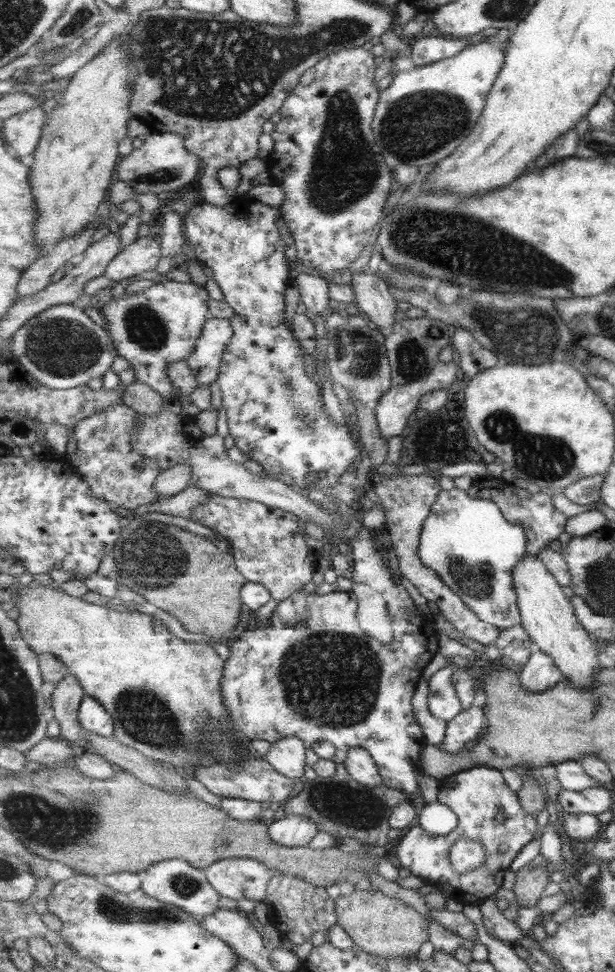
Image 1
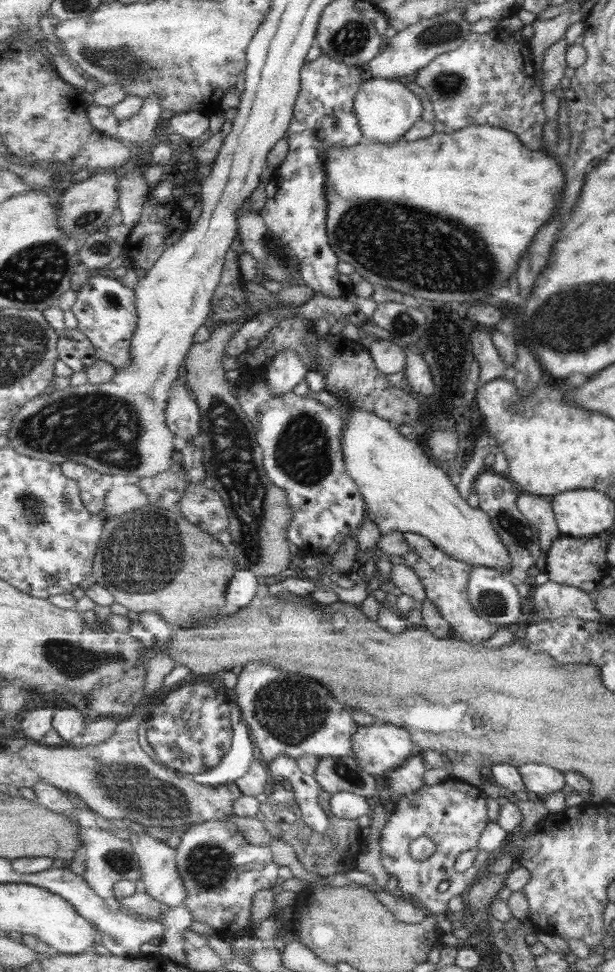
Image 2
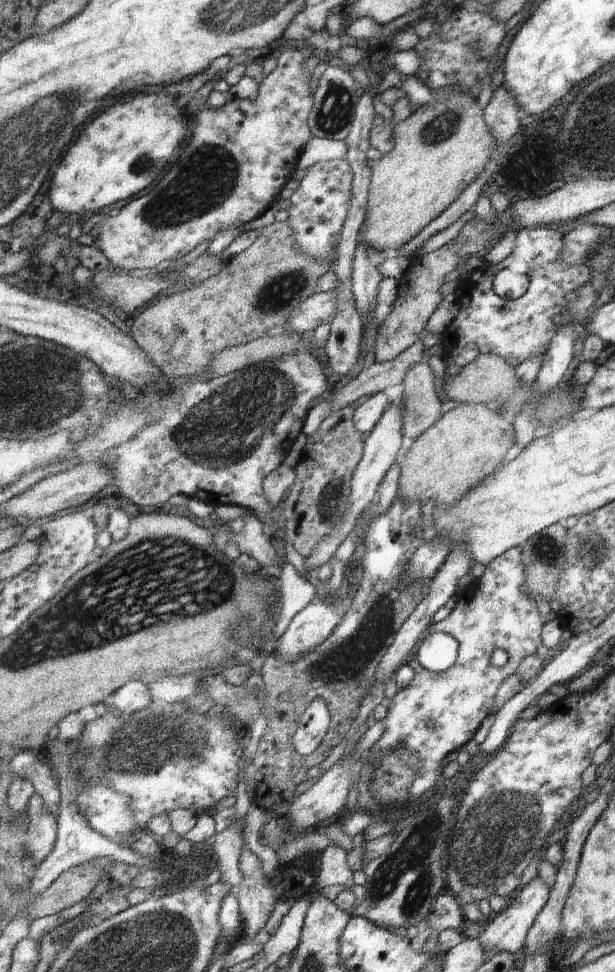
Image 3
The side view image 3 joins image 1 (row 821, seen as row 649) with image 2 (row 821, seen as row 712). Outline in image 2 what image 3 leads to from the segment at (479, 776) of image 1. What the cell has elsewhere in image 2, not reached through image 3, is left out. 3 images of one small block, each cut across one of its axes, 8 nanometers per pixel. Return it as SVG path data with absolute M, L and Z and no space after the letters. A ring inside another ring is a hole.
M449 777L437 785L423 785L418 791L399 795L398 801L394 804L393 810L390 812L387 824L383 827L381 837L381 848L383 851L382 863L389 874L396 876L398 880L398 889L403 890L407 894L411 894L411 898L417 898L427 910L434 913L447 912L449 910L449 901L454 896L461 896L469 890L473 885L482 879L481 871L491 862L492 854L489 851L480 848L480 838L485 827L488 826L489 809L487 806L488 797L481 788L466 784L463 780ZM428 836L436 845L436 851L425 861L417 861L407 851L407 846L421 838ZM478 849L476 862L473 868L469 868L467 872L457 872L455 870L455 860L461 852L467 850ZM441 882L448 882L448 889L444 892L439 890Z

